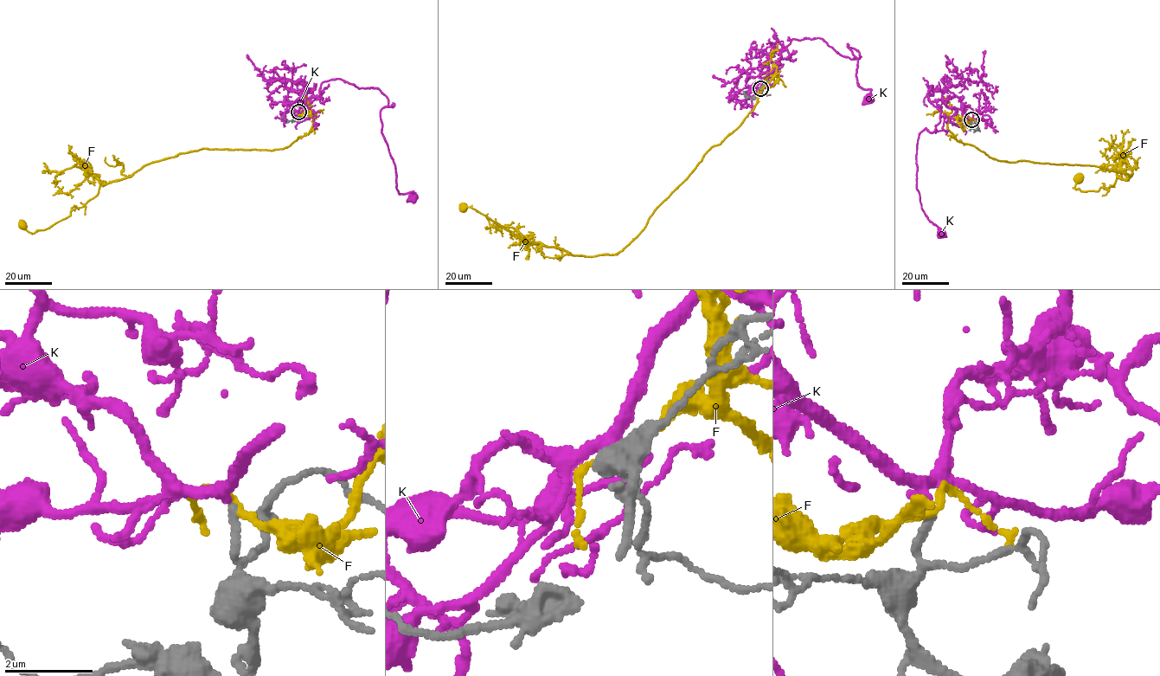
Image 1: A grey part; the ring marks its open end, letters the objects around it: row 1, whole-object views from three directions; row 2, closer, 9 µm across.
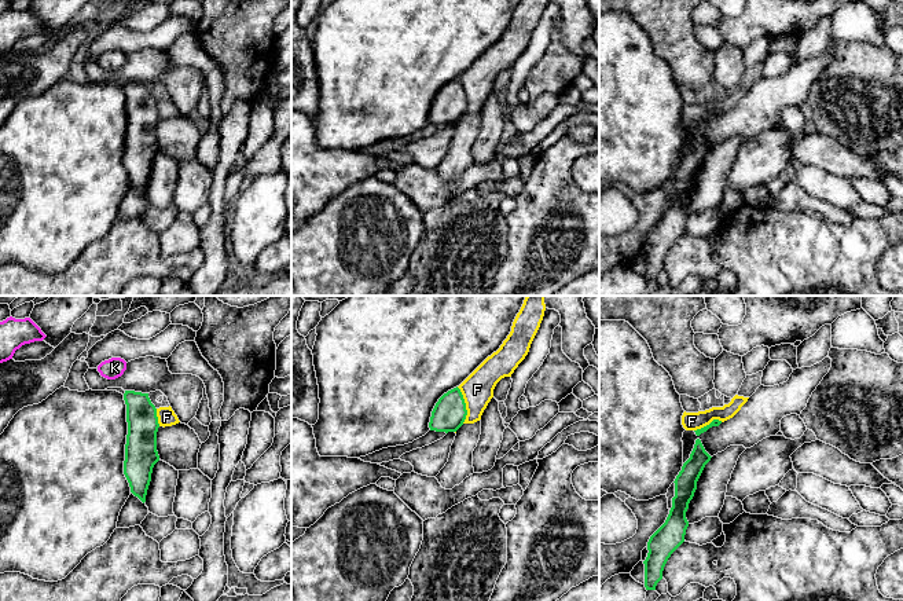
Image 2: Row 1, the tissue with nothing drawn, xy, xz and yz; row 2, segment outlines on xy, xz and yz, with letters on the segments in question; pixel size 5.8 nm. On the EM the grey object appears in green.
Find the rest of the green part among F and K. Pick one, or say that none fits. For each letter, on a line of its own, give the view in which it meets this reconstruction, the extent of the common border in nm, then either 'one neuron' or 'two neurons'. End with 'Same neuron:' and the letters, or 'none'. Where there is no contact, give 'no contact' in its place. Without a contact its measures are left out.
F: xz | 220 nm | two neurons
K: no contact | one neuron
Same neuron: K

